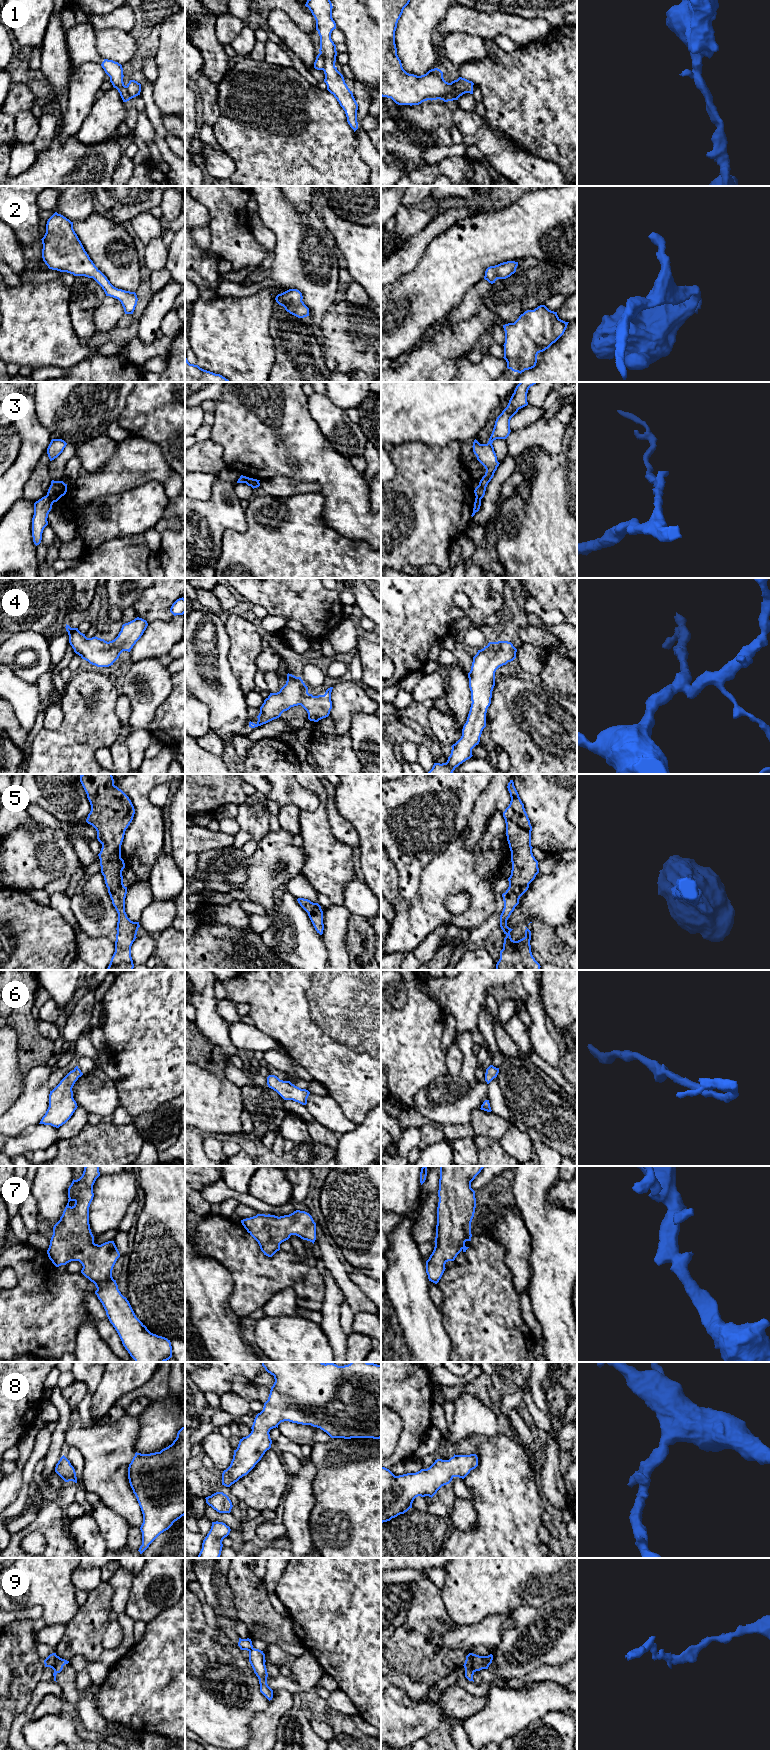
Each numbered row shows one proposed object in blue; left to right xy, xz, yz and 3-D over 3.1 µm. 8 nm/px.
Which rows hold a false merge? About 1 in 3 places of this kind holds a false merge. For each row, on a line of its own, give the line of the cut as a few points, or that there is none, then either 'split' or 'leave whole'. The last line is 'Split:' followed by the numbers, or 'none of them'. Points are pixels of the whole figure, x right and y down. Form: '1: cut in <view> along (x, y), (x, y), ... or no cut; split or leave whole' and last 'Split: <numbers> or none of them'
1: cut in xz along (320, 52), (324, 59), (323, 69); split
2: no cut; leave whole
3: cut in xy along (47, 494), (54, 501); split
4: no cut; leave whole
5: no cut; leave whole
6: no cut; leave whole
7: no cut; leave whole
8: no cut; leave whole
9: cut in yz along (472, 1654), (473, 1672); split
Split: 1, 3, 9

